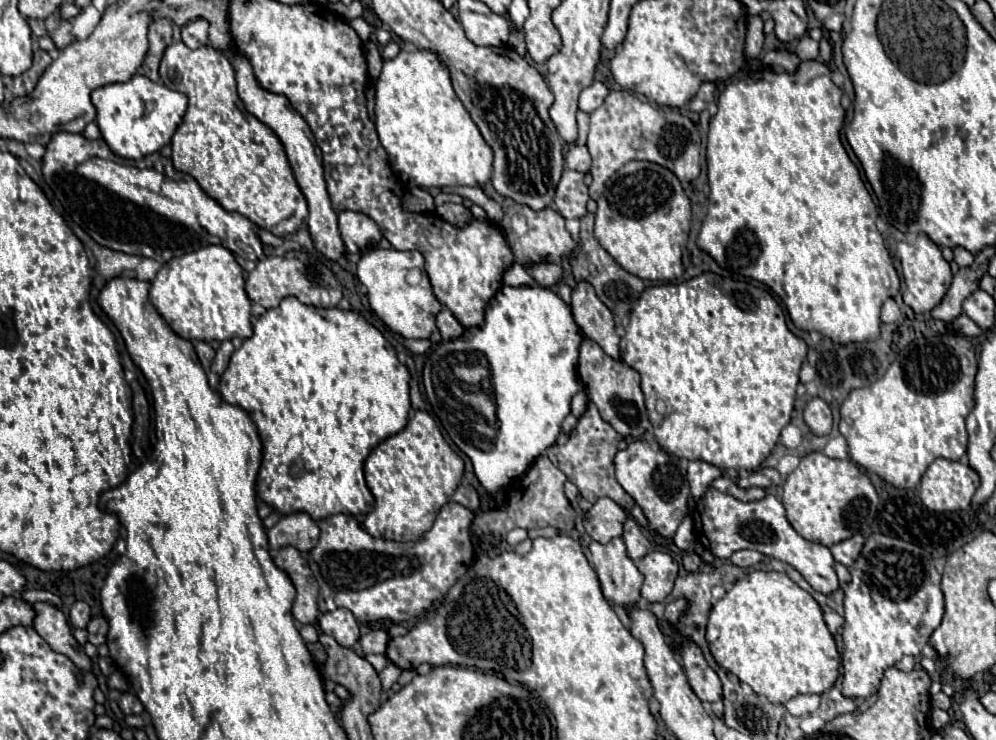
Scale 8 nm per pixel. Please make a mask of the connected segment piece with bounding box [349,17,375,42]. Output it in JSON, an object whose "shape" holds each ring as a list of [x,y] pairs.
{"shape":[[[359,17],[351,22],[349,22],[359,36],[361,36],[361,40],[366,42],[370,39],[371,34],[375,34],[375,28],[368,24],[362,17]]]}

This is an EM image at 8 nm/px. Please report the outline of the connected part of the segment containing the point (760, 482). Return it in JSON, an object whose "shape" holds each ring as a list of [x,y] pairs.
{"shape":[[[751,472],[747,478],[739,480],[739,486],[741,488],[751,488],[751,486],[763,486],[763,488],[769,488],[771,486],[771,480],[767,476],[763,476],[761,472]]]}

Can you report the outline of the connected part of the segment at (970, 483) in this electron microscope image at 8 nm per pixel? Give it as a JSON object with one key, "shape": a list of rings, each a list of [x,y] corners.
{"shape":[[[937,458],[921,478],[919,498],[935,512],[967,510],[977,488],[979,474],[969,464]]]}

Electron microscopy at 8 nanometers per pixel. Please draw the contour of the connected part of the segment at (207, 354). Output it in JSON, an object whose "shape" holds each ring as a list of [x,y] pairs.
{"shape":[[[197,342],[195,344],[195,350],[197,350],[197,356],[199,356],[199,362],[209,368],[211,366],[211,360],[215,358],[215,350],[207,344],[207,342]]]}

